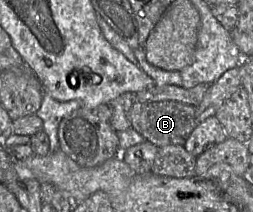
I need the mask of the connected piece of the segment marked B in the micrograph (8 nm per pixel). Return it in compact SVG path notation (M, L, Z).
M134 101L130 119L132 128L158 148L184 145L199 124L196 107L178 101Z

